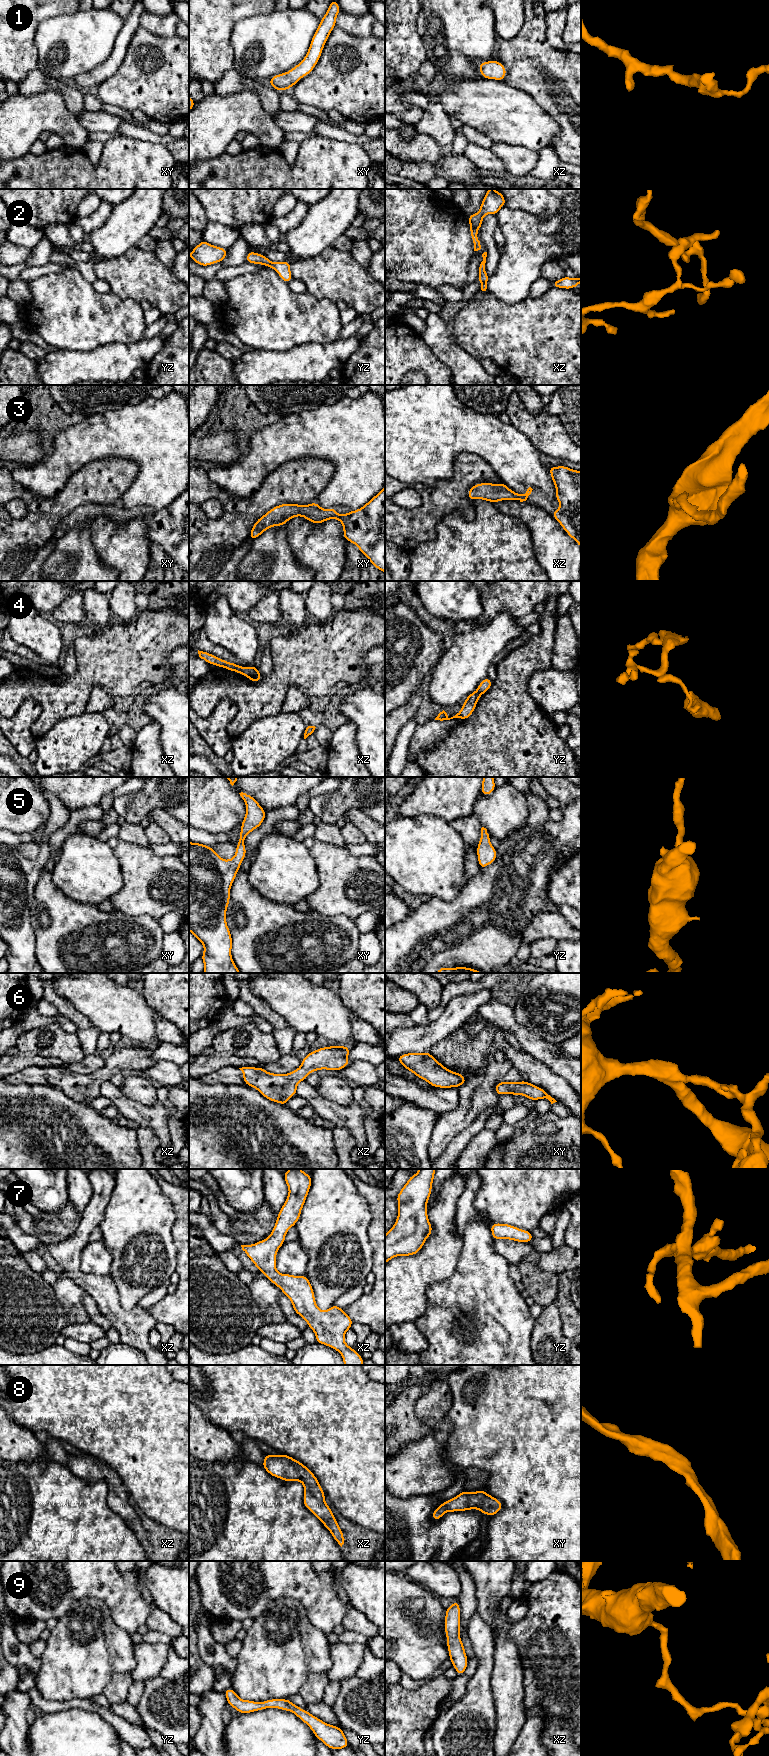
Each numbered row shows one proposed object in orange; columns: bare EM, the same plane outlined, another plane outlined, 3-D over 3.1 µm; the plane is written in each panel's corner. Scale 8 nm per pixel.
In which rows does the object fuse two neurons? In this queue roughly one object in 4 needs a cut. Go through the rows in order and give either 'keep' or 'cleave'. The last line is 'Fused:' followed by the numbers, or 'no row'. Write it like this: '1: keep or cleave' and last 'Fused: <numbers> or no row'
1: keep
2: keep
3: keep
4: cleave
5: keep
6: keep
7: keep
8: keep
9: keep
Fused: 4

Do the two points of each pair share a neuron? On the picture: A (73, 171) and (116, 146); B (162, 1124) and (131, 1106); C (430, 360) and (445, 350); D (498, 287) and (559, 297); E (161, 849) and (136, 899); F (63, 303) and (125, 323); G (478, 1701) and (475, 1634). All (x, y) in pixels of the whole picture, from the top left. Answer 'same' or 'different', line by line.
A: same
B: same
C: different
D: different
E: different
F: same
G: same

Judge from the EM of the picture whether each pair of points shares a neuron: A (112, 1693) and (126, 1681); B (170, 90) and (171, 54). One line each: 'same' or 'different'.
A: same
B: same

